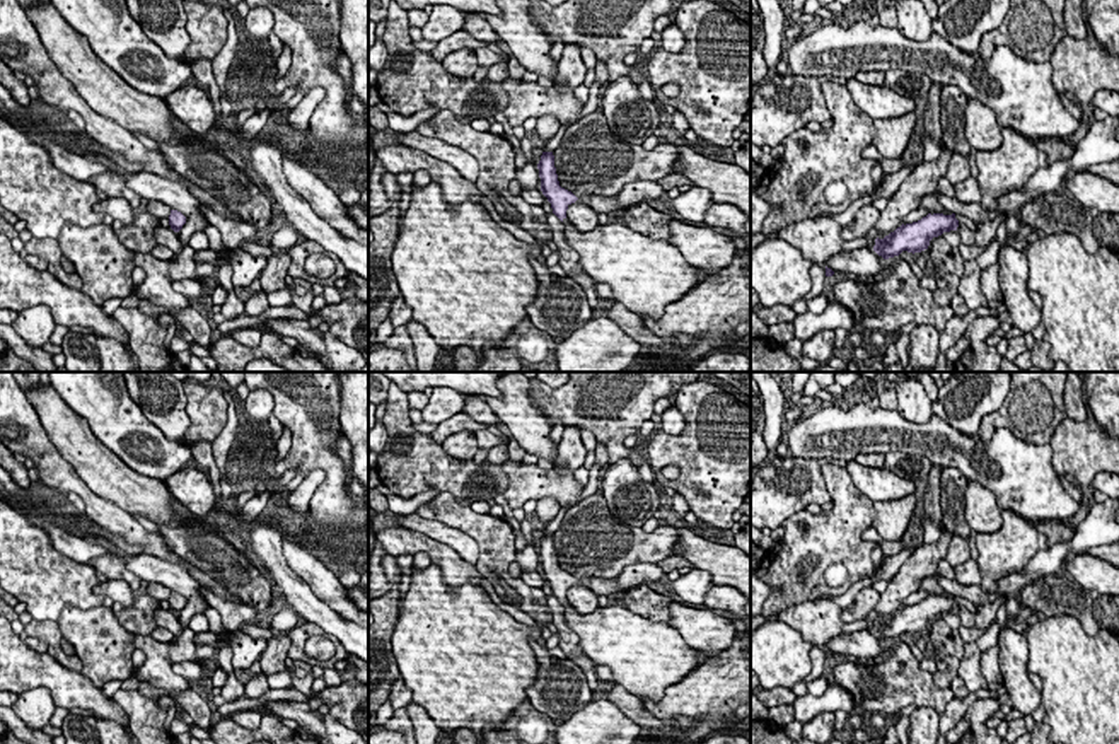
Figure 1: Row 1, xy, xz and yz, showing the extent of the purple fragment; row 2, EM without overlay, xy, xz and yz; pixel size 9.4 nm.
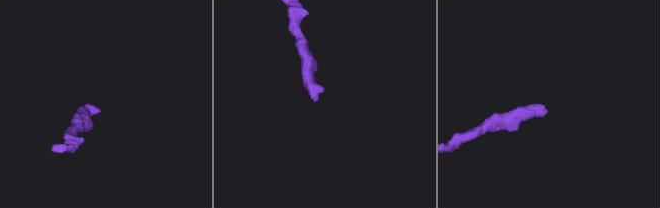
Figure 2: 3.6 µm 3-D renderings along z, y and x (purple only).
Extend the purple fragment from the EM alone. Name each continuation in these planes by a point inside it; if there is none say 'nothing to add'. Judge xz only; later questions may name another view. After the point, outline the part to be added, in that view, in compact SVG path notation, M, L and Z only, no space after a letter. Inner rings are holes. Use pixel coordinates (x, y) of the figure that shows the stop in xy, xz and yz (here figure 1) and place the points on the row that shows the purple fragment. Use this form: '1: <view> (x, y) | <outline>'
1: xz (645, 275) | M568 218L566 242L578 253L578 266L594 282L607 283L614 299L631 312L660 319L664 309L698 285L696 268L687 264L665 239L646 237L623 224L577 230Z

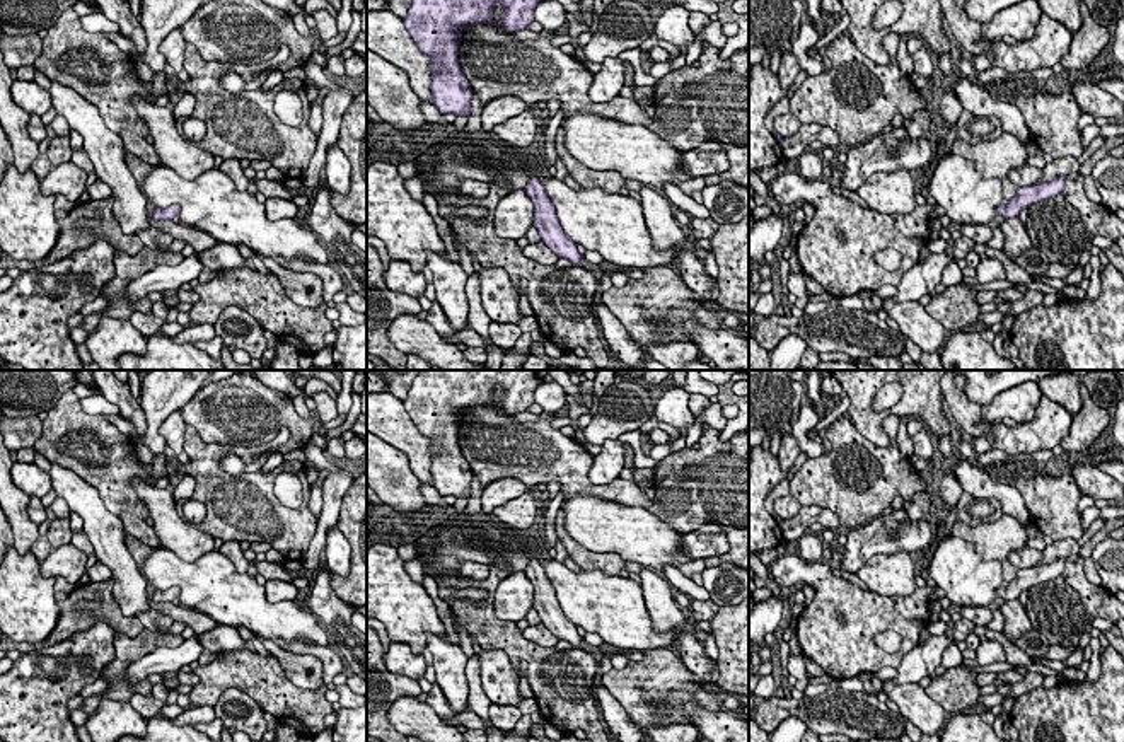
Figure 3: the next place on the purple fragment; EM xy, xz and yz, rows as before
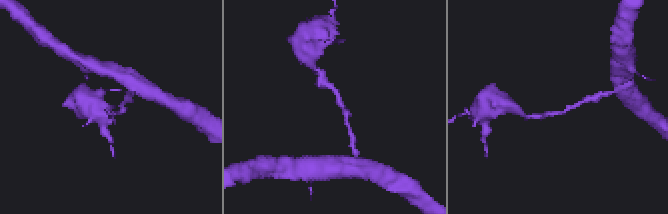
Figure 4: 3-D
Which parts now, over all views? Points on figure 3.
nothing to add

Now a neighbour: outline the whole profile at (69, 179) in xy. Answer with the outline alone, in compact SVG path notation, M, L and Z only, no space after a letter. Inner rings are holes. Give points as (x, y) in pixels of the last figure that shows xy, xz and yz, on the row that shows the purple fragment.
M72 160L65 162L46 174L41 181L41 193L44 196L63 194L68 201L78 203L85 191L87 176L89 174Z

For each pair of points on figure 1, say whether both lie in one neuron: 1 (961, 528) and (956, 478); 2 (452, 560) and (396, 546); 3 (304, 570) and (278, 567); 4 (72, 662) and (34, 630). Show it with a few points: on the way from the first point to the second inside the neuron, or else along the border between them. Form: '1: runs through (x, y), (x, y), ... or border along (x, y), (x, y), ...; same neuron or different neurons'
1: runs through (954, 516), (954, 490); same neuron
2: runs through (439, 553), (427, 545), (410, 545); same neuron
3: border along (282, 538), (285, 562), (316, 596); different neurons
4: runs through (62, 657), (45, 633); same neuron

